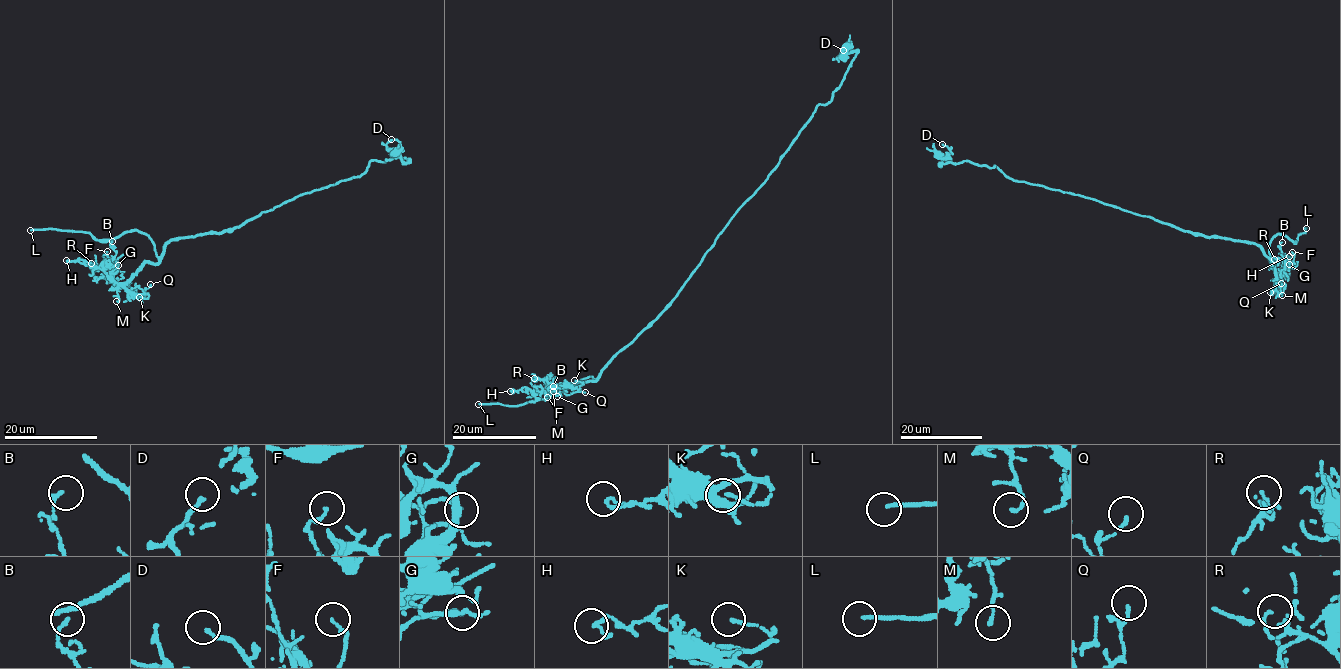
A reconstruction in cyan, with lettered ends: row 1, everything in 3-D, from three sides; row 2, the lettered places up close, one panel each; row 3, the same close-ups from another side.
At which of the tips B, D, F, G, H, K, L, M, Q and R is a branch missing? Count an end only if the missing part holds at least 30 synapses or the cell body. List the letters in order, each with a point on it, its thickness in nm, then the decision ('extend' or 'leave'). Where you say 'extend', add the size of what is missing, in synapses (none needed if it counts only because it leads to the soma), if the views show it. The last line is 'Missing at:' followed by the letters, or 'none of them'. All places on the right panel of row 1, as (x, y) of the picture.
B: at (1282, 242); 170 nm thick; leave
D: at (942, 144); 170 nm thick; leave
F: at (1292, 252); 130 nm thick; leave
G: at (1289, 264); 140 nm thick; leave
H: at (1289, 256); 190 nm thick; leave
K: at (1270, 292); 130 nm thick; leave
L: at (1306, 228); 150 nm thick; extend
M: at (1282, 295); 120 nm thick; leave
Q: at (1281, 283); 120 nm thick; leave
R: at (1274, 259); 100 nm thick; leave
Missing at: L

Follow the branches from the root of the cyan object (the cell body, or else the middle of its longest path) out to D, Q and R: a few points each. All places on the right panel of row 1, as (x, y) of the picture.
D: (1148, 216), (1079, 195), (1015, 181), (995, 166), (979, 166), (966, 160), (940, 165), (950, 153), (942, 144)
Q: (1148, 216), (1184, 231), (1254, 243), (1274, 263), (1274, 289), (1278, 294), (1281, 283)
R: (1148, 216), (1184, 231), (1254, 243), (1274, 263), (1277, 279), (1274, 259)

